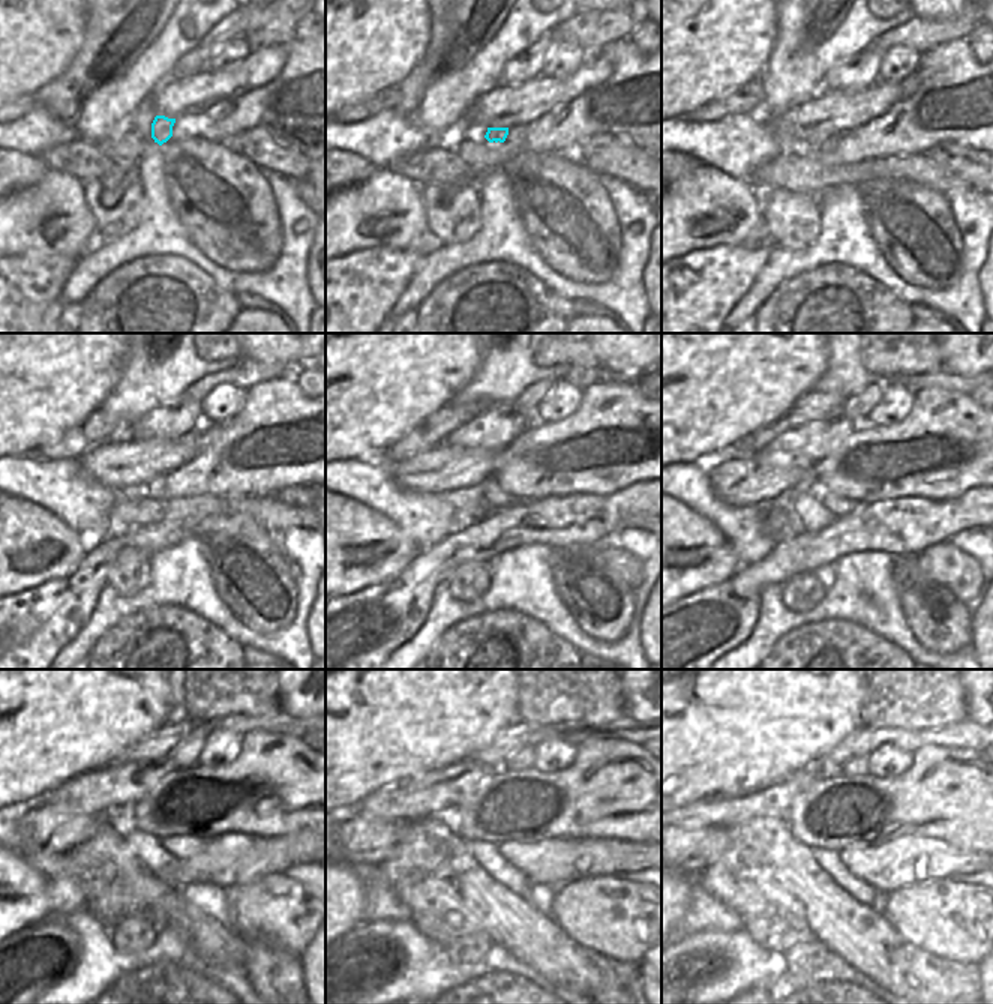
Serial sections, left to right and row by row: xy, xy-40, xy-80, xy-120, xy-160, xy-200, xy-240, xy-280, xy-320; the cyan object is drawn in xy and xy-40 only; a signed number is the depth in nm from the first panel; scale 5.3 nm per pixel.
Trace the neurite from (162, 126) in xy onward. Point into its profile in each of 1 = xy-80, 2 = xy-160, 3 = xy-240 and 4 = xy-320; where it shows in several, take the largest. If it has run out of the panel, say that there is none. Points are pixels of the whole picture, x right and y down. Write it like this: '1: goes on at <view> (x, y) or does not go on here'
1: goes on at xy-80 (827, 146)
2: goes on at xy-160 (495, 498)
3: goes on at xy-240 (179, 847)
4: goes on at xy-320 (908, 860)

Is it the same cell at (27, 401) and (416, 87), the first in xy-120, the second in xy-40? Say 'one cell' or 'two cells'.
two cells

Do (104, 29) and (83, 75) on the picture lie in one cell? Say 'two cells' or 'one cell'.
one cell

